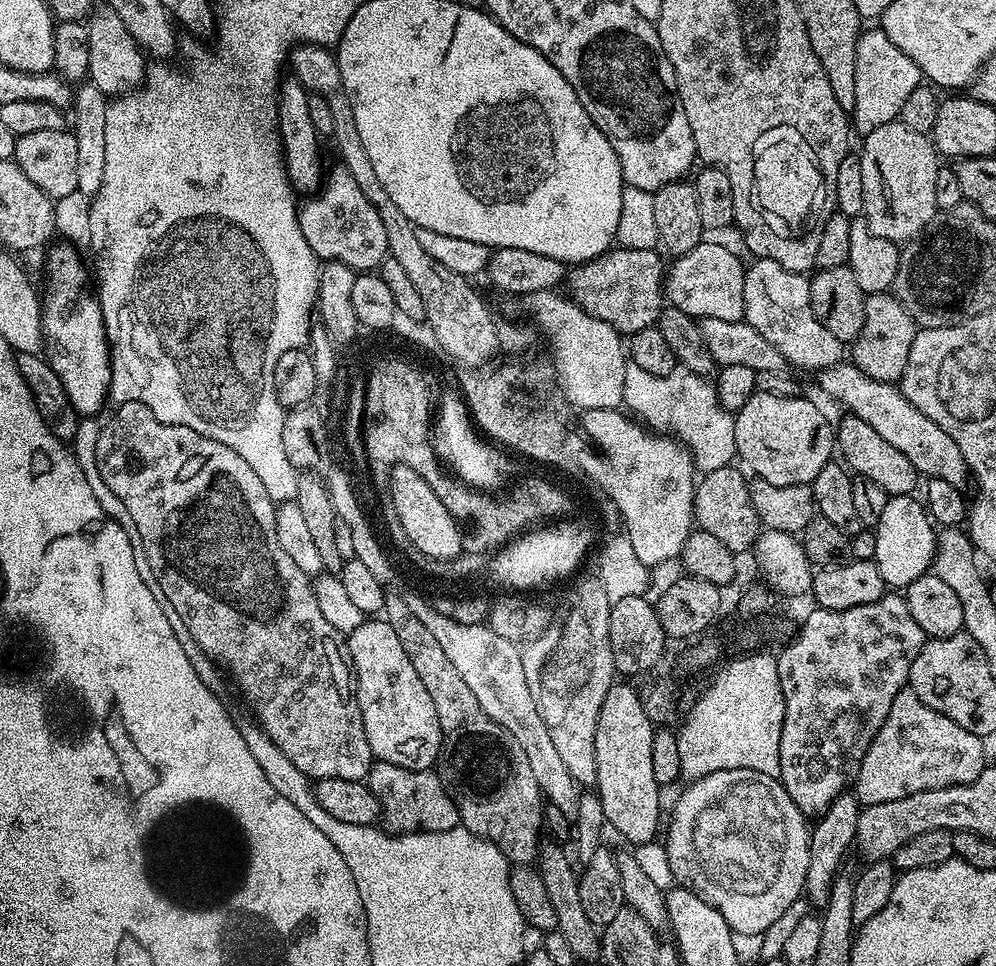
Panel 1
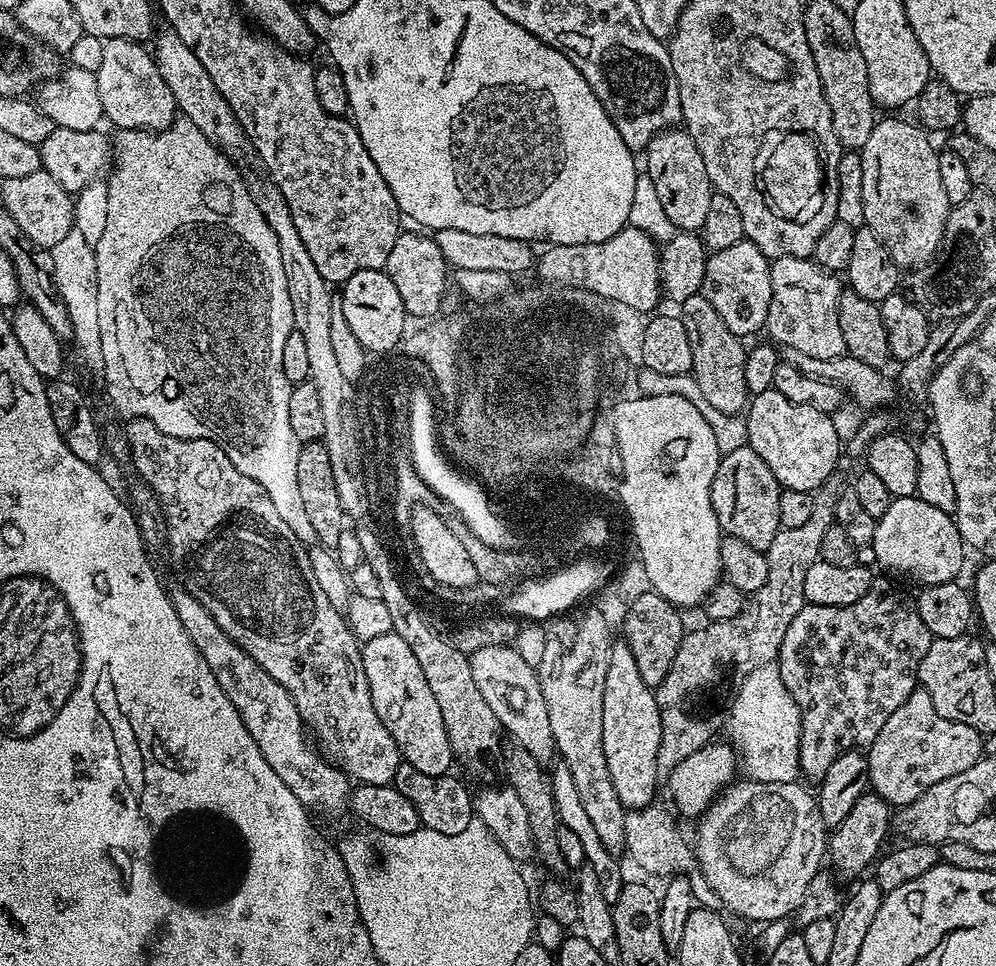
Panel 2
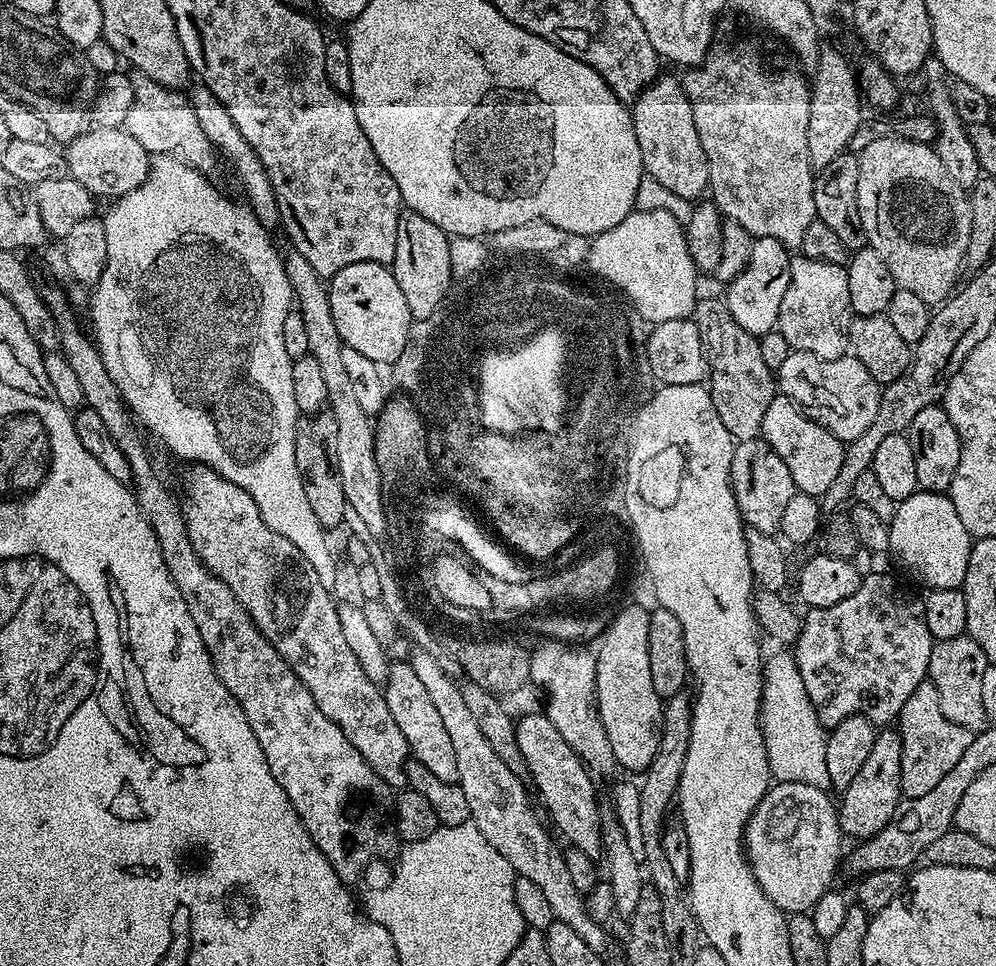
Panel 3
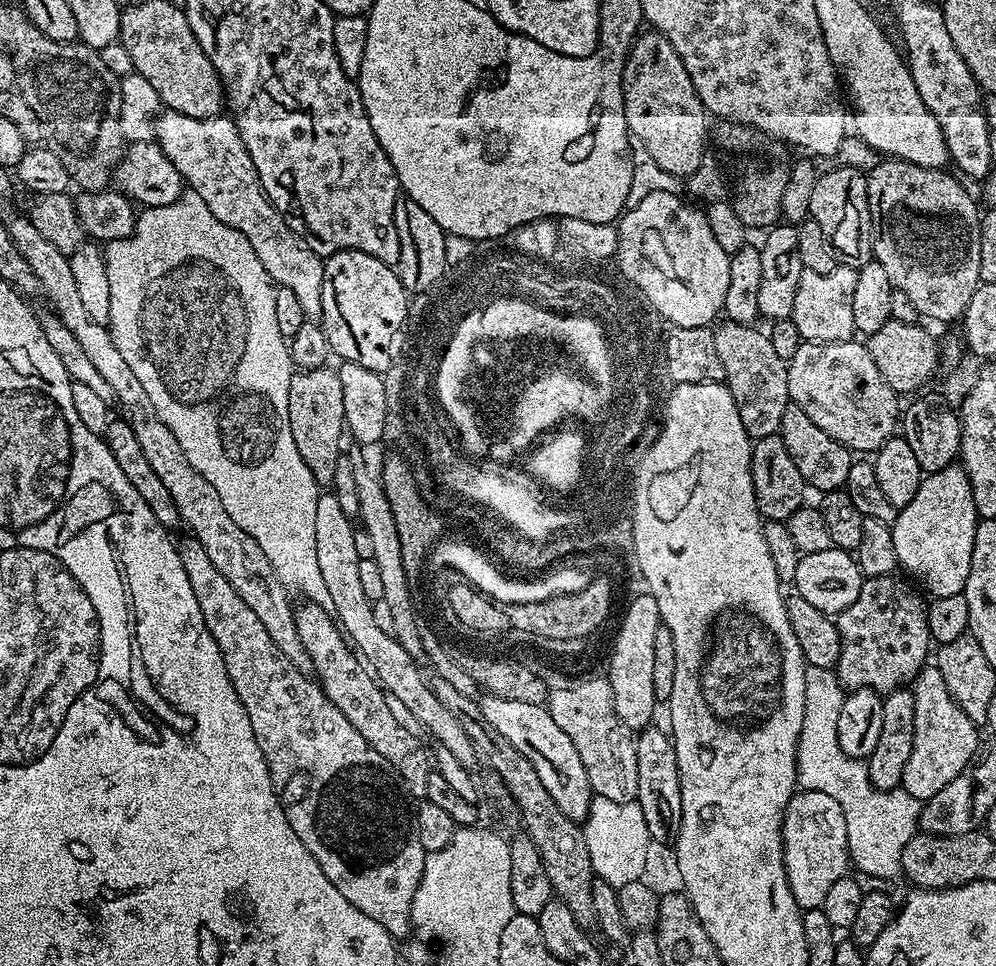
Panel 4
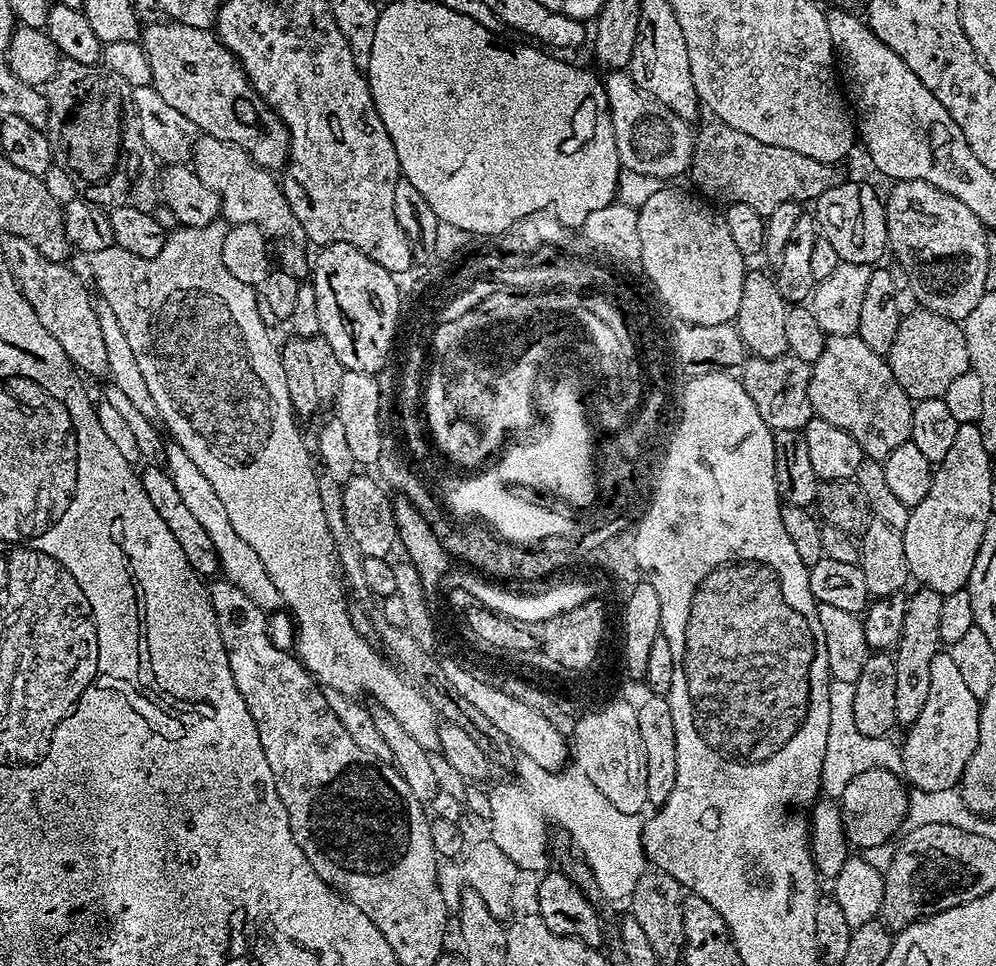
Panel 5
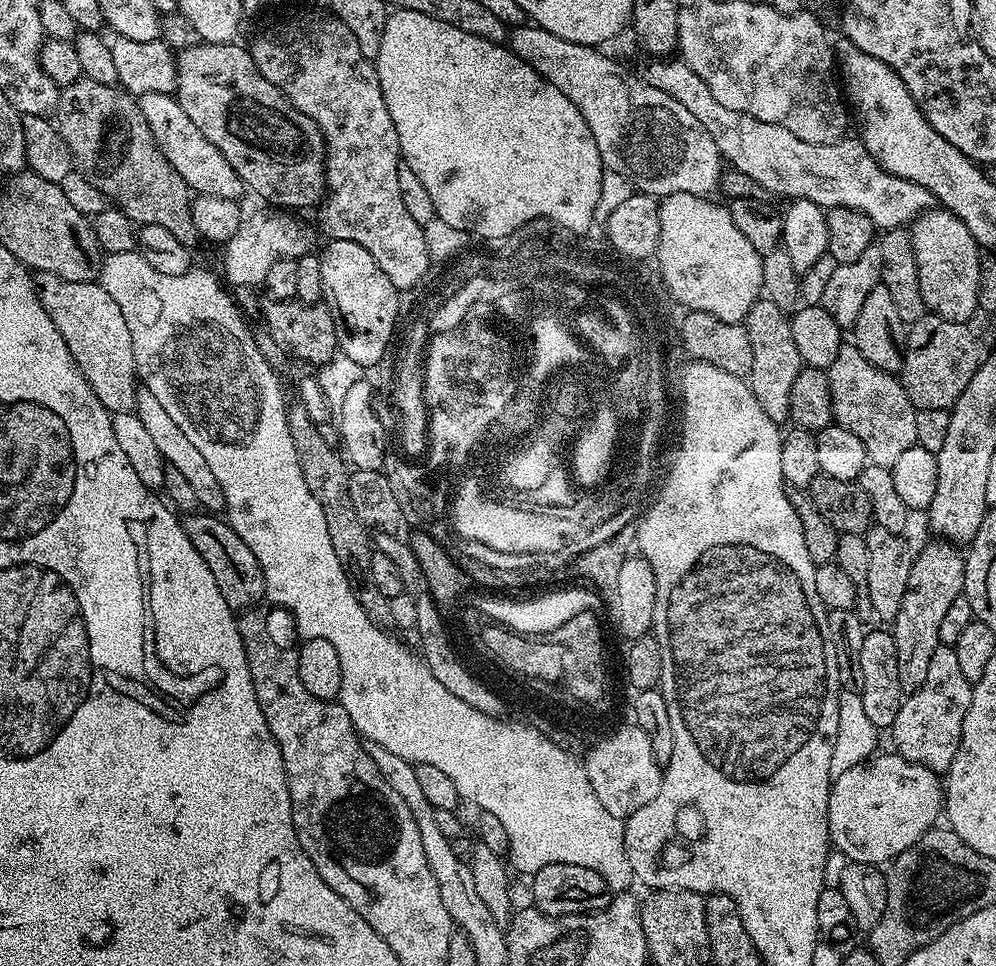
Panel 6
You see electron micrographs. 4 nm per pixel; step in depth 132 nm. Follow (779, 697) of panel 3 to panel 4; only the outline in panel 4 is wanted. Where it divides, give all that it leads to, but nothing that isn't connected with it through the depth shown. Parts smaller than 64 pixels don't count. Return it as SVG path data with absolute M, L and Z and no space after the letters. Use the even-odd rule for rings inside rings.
M808 664L804 669L806 674L806 706L802 714L802 730L800 737L796 743L796 783L805 792L817 792L818 794L826 794L829 798L834 798L834 802L838 802L838 806L842 806L842 814L846 814L846 842L848 843L848 859L853 869L857 868L861 872L859 875L873 876L876 880L892 880L895 876L901 875L900 859L902 858L902 850L906 846L906 842L910 842L910 838L917 835L918 825L920 823L920 809L922 807L921 801L914 799L908 791L902 786L899 788L892 788L889 792L881 792L872 787L870 778L868 777L868 765L865 761L855 760L846 754L842 754L842 746L838 746L838 714L842 714L842 702L846 695L846 689L839 680L836 679L836 673L833 669L823 668L822 666L814 666Z

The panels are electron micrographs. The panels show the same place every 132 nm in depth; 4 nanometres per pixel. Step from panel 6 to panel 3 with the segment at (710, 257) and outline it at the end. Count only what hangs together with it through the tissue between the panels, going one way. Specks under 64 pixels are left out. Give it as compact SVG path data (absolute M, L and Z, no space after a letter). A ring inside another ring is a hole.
M633 210L626 218L622 218L622 222L618 222L618 226L598 236L600 240L597 240L592 251L593 268L603 272L608 279L615 280L620 287L628 290L628 294L636 300L633 306L636 308L635 315L639 319L661 324L671 320L687 320L691 317L698 299L698 293L696 293L698 273L688 249L685 225L679 224L664 210L646 210L645 212Z

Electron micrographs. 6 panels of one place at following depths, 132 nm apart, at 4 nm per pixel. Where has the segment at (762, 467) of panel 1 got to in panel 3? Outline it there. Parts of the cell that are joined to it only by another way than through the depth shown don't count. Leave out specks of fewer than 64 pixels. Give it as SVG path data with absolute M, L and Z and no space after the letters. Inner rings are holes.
M777 394L770 406L766 406L760 436L774 450L774 454L786 462L786 470L790 470L790 478L794 478L797 492L823 498L826 490L830 490L830 482L838 478L838 470L842 470L845 450L842 441L833 432L811 420L799 406L784 396Z

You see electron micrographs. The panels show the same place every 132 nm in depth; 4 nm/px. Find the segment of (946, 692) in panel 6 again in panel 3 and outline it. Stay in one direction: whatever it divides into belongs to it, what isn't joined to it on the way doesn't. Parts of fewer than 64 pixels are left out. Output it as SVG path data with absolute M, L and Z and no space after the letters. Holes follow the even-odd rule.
M927 678L916 687L914 694L910 694L910 698L906 698L906 706L902 706L898 717L898 731L902 738L900 791L905 797L930 794L930 790L934 790L934 786L958 766L958 758L966 754L966 746L970 746L974 735L942 714L938 690Z

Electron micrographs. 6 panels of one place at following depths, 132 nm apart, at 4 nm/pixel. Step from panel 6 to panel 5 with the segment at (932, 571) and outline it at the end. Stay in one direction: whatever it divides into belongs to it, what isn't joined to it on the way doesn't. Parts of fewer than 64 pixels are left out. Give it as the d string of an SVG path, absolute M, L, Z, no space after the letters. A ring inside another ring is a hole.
M923 586L915 590L917 592L912 597L907 597L900 640L894 646L894 714L900 726L911 726L918 714L922 714L926 694L930 691L930 658L934 658L942 644L938 617L942 614L944 597Z

